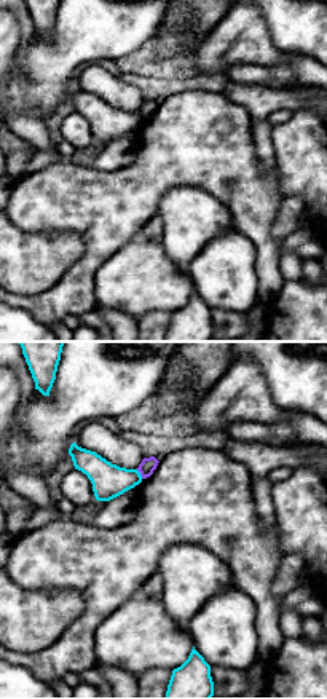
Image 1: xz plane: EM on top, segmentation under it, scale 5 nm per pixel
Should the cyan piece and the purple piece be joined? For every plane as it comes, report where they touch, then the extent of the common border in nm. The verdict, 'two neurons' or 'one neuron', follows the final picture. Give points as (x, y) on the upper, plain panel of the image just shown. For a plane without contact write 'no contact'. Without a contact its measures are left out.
meets cyan at (139, 117); contact 60 nm long

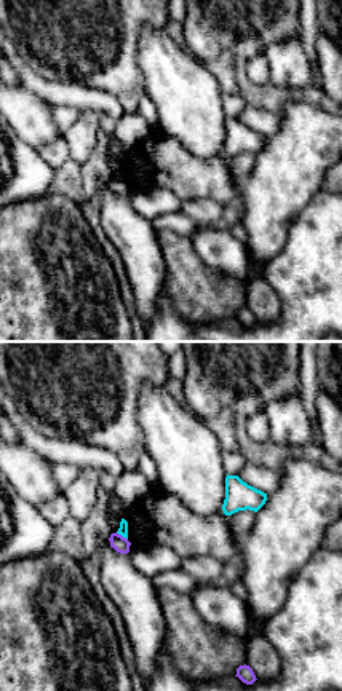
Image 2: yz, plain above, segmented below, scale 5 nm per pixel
meets cyan at (122, 177); contact 70 nm long

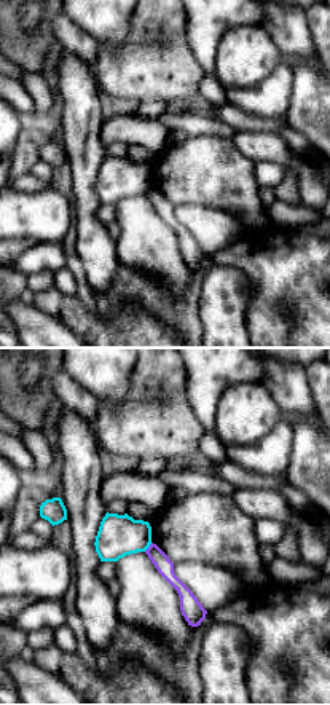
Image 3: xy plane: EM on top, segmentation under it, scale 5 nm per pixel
meets cyan at (147, 190); contact 60 nm long

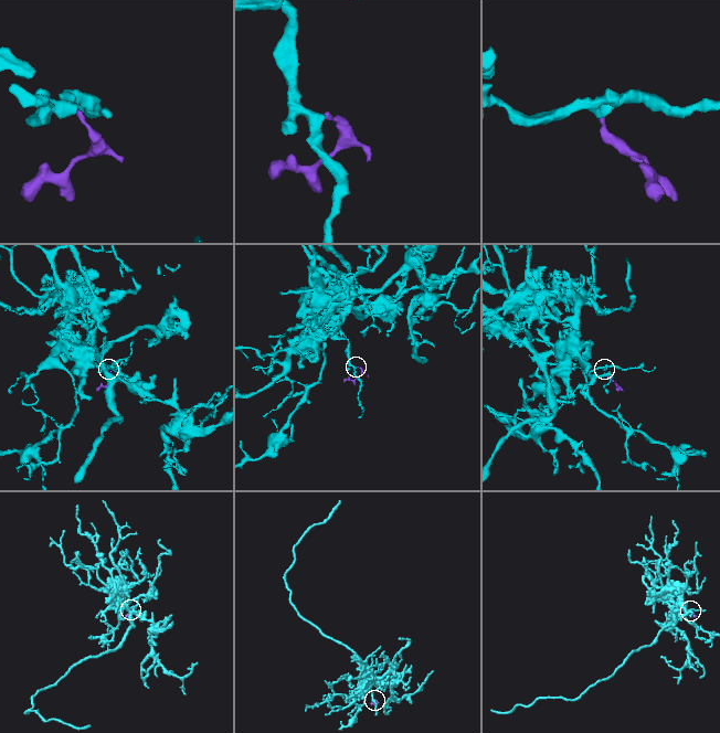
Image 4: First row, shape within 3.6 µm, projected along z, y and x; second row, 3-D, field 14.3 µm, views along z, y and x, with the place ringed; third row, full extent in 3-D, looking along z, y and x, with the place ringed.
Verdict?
two neurons

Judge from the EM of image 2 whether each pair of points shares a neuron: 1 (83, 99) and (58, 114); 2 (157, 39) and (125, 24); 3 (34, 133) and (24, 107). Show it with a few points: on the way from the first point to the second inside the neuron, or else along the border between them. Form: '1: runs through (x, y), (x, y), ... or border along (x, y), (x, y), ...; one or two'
1: border along (51, 104), (77, 106), (80, 109); two
2: border along (163, 26), (143, 27), (138, 40), (141, 71); two
3: runs through (34, 126), (27, 114); one

